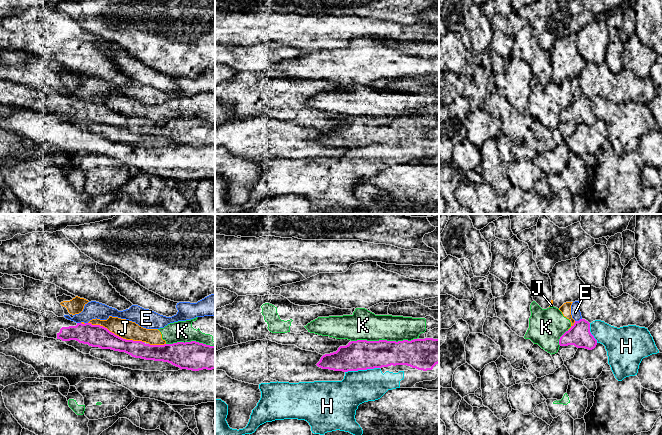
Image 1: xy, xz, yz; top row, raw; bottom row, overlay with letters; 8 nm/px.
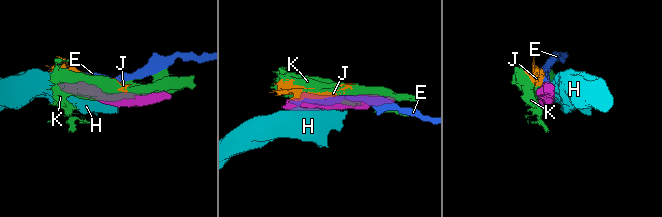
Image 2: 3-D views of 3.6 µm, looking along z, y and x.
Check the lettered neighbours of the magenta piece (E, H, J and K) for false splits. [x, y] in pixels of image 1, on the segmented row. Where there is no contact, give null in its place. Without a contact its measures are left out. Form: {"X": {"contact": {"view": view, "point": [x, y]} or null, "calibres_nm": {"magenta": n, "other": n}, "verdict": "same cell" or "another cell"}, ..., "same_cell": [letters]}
{"E": {"contact": {"view": "yz", "point": [579, 320]}, "calibres_nm": {"magenta": 190, "other": 80}, "verdict": "another cell"}, "H": {"contact": {"view": "xz", "point": [362, 369]}, "calibres_nm": {"magenta": 240, "other": 260}, "verdict": "another cell"}, "J": {"contact": {"view": "xy", "point": [116, 335]}, "calibres_nm": {"magenta": 180, "other": 150}, "verdict": "another cell"}, "K": {"contact": {"view": "xz", "point": [381, 340]}, "calibres_nm": {"magenta": 240, "other": 240}, "verdict": "another cell"}, "same_cell": []}

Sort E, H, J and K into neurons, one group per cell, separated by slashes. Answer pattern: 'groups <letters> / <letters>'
groups E / H / J K

